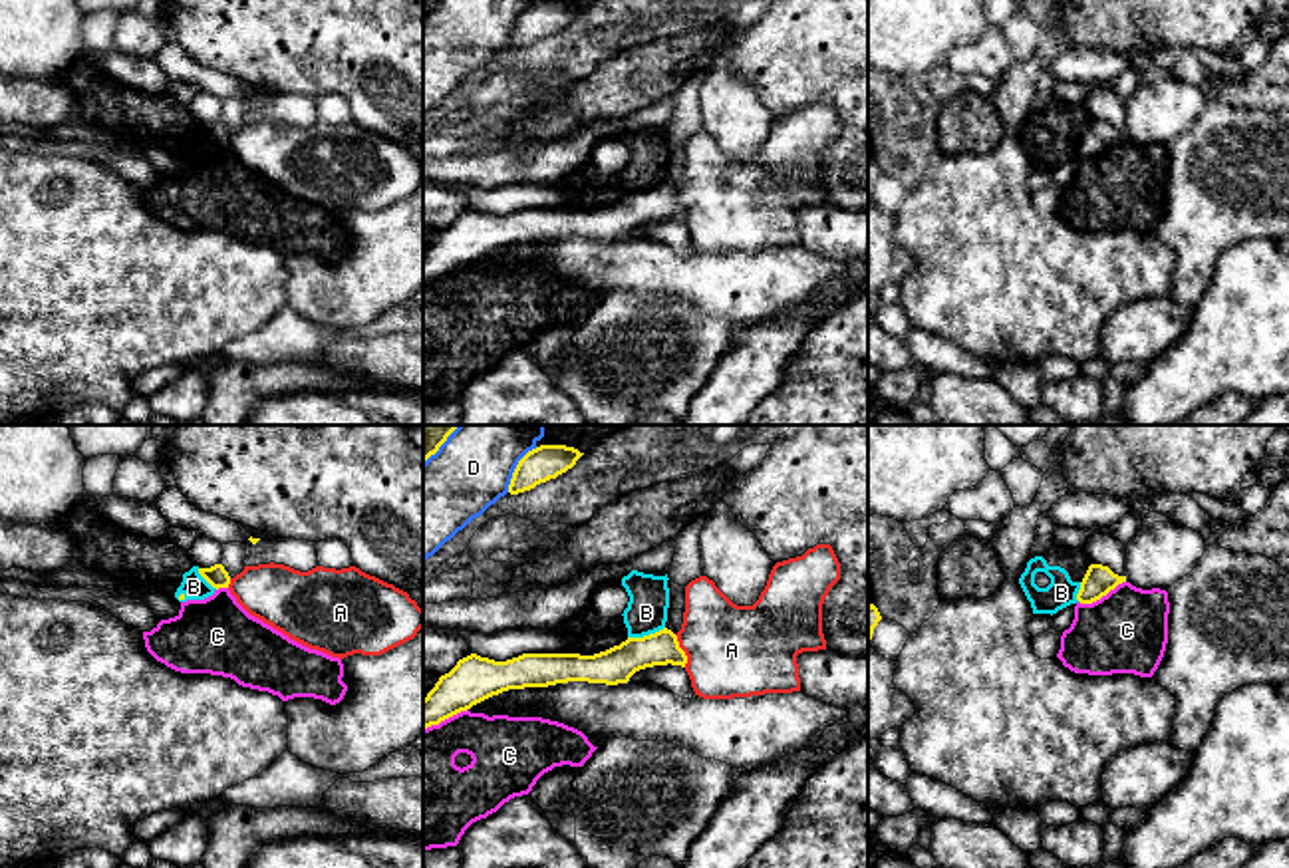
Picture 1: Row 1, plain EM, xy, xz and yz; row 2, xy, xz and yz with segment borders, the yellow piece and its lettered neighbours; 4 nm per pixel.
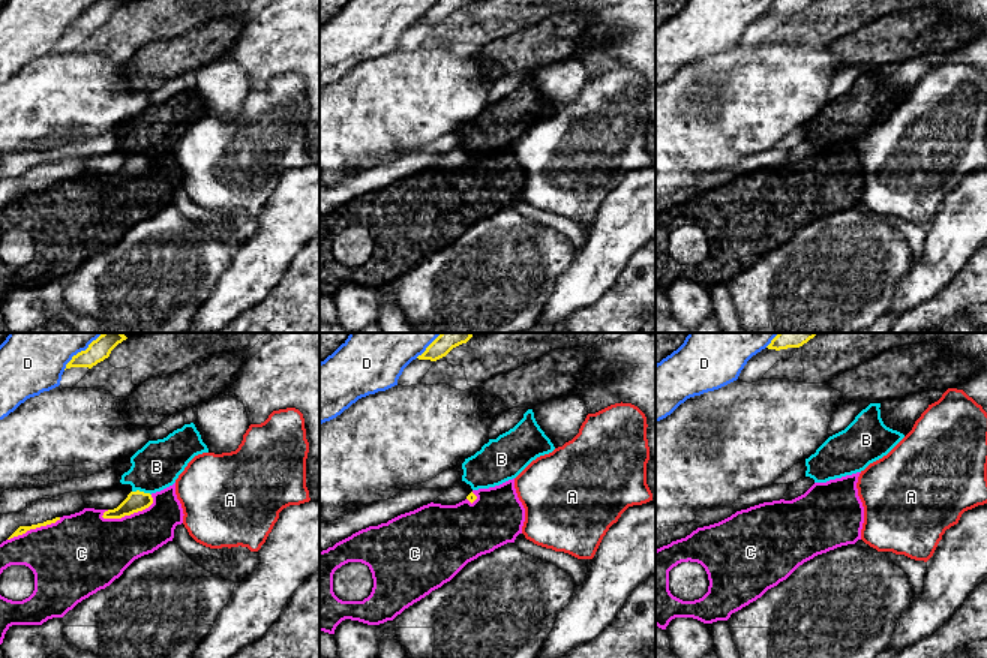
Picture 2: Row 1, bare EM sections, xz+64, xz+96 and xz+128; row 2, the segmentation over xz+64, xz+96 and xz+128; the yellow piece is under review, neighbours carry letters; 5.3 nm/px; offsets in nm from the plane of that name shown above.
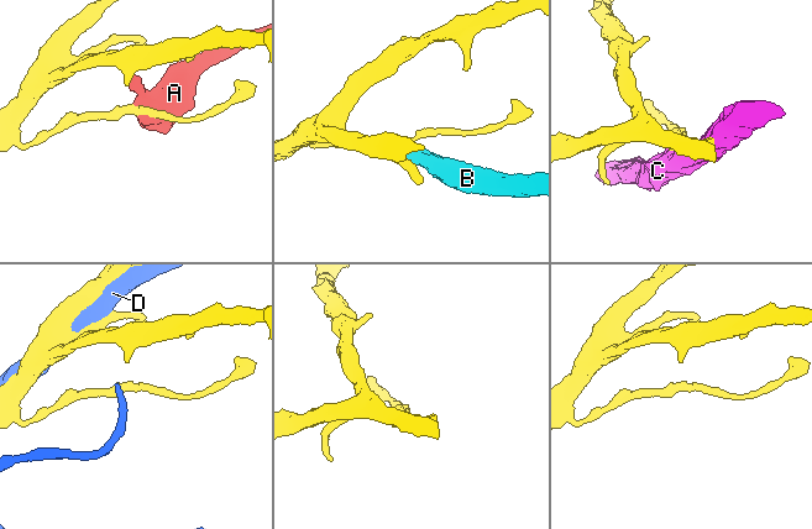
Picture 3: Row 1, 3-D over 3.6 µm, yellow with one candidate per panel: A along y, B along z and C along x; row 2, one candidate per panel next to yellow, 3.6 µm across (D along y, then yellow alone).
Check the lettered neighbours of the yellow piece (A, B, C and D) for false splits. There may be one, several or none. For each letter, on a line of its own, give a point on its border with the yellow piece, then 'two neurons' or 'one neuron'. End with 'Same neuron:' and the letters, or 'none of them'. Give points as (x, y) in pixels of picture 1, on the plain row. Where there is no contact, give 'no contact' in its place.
A: meets yellow in xz at (682, 205); two neurons
B: meets yellow in xz at (646, 191); two neurons
C: meets yellow in yz at (1101, 151); two neurons
D: meets yellow in xz at (517, 22); two neurons
Same neuron: none of them

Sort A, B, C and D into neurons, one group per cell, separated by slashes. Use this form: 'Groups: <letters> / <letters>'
Groups: A / B / C / D

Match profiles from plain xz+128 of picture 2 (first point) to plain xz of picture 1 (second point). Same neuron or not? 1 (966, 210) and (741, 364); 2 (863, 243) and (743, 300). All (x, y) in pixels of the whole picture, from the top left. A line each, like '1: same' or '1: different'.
1: same
2: different

